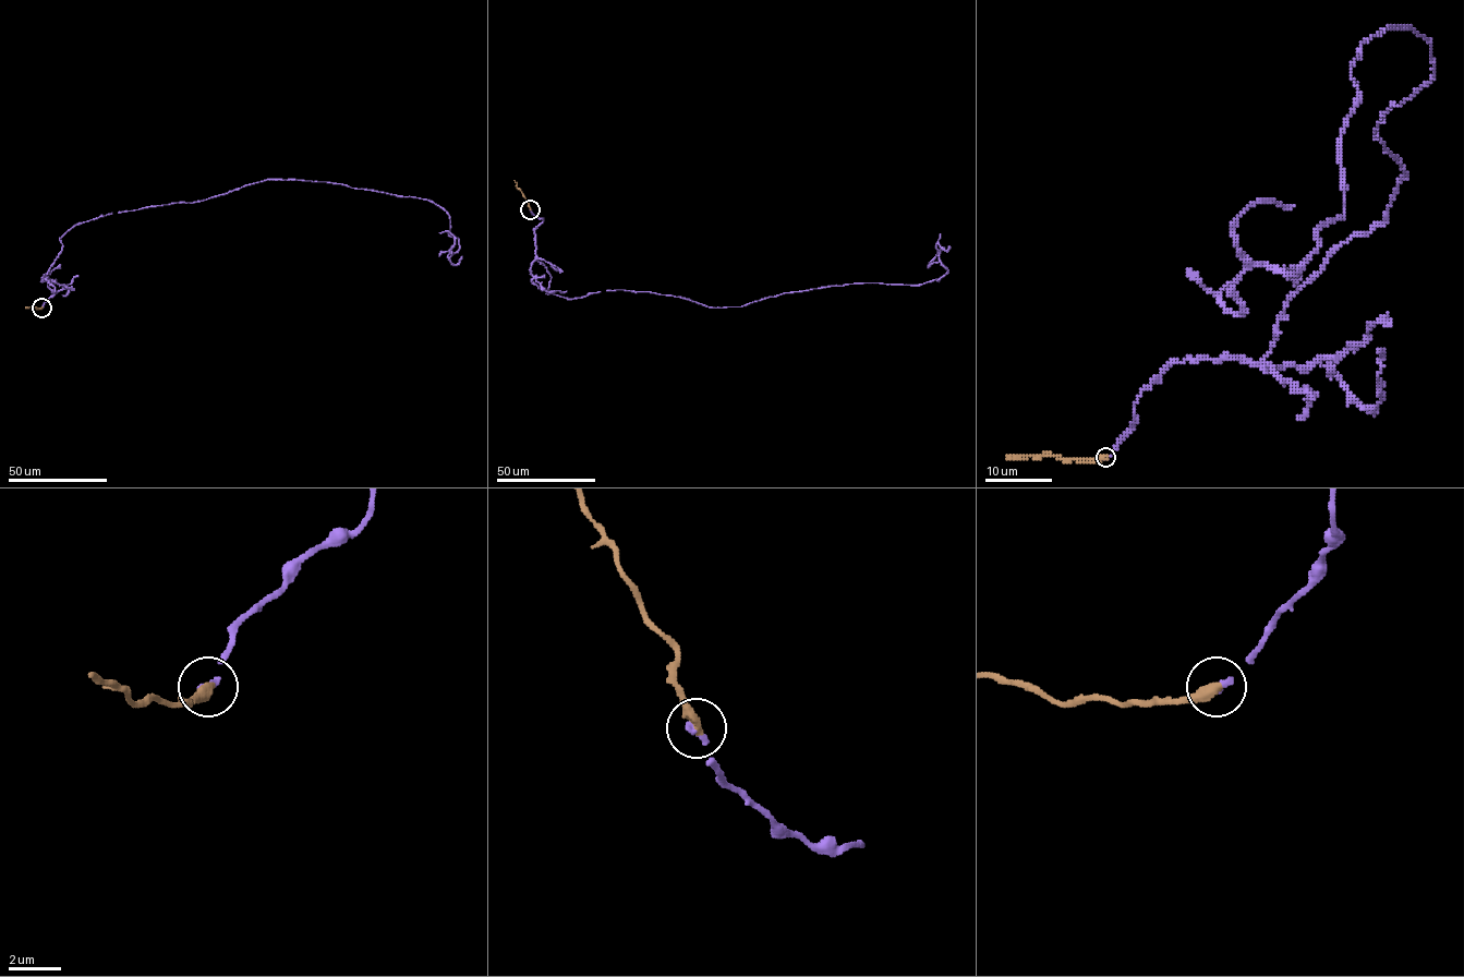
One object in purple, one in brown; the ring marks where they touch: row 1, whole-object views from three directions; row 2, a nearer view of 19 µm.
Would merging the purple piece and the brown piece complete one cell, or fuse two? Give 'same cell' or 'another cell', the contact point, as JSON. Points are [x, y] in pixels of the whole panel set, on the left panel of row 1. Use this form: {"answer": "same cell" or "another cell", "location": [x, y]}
{"answer": "same cell", "location": [41, 308]}

